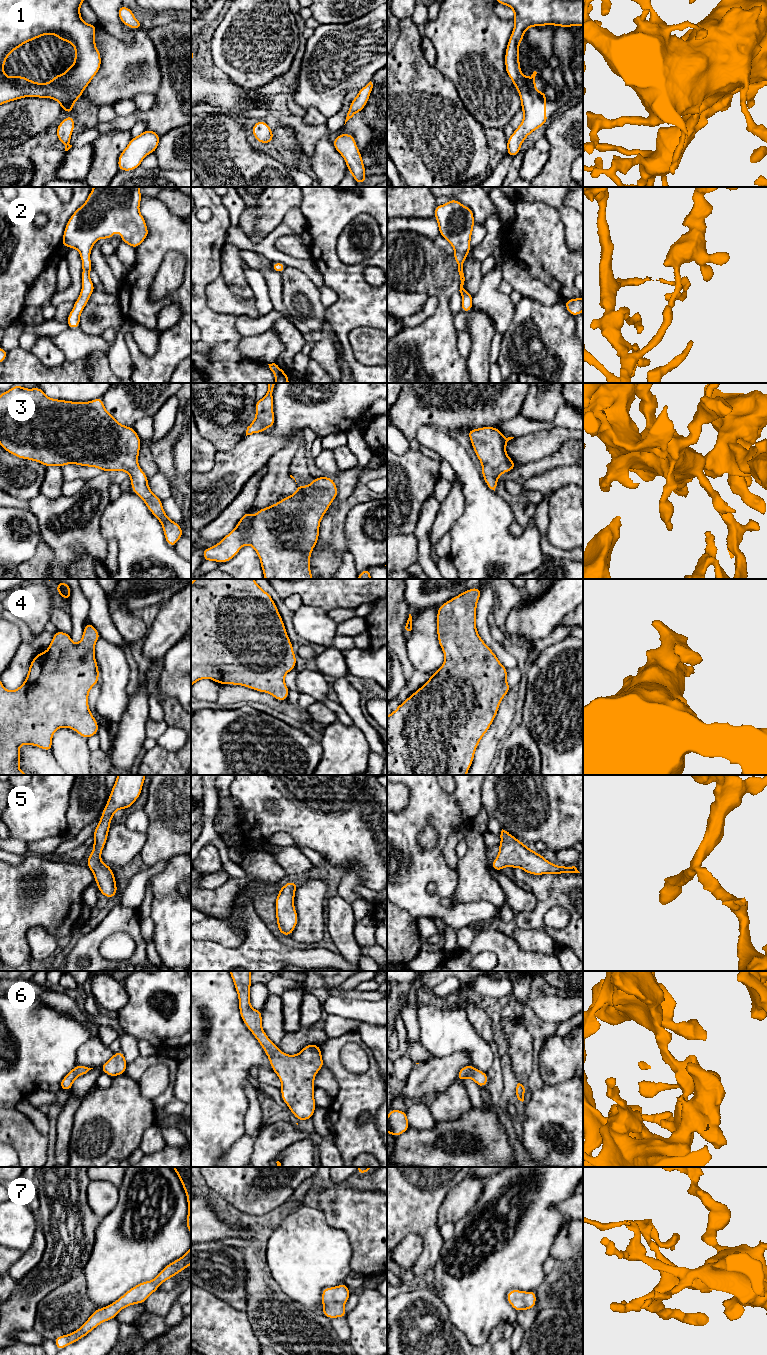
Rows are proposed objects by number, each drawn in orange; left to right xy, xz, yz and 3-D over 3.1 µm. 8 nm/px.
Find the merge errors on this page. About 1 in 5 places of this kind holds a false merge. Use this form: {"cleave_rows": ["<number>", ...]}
{"cleave_rows": []}

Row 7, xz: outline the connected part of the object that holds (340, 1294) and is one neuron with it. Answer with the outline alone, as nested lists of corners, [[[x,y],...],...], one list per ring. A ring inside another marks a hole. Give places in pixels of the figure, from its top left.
[[[346,1283],[336,1287],[324,1288],[322,1290],[322,1314],[329,1319],[343,1317],[348,1315],[345,1311],[344,1304],[347,1302],[351,1293]]]

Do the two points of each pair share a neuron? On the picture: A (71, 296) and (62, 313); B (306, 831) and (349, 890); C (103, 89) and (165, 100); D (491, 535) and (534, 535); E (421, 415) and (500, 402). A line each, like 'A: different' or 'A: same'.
A: different
B: different
C: different
D: same
E: same

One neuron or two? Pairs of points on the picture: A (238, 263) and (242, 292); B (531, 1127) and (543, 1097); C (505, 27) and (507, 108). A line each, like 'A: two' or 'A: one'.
A: one
B: one
C: one

